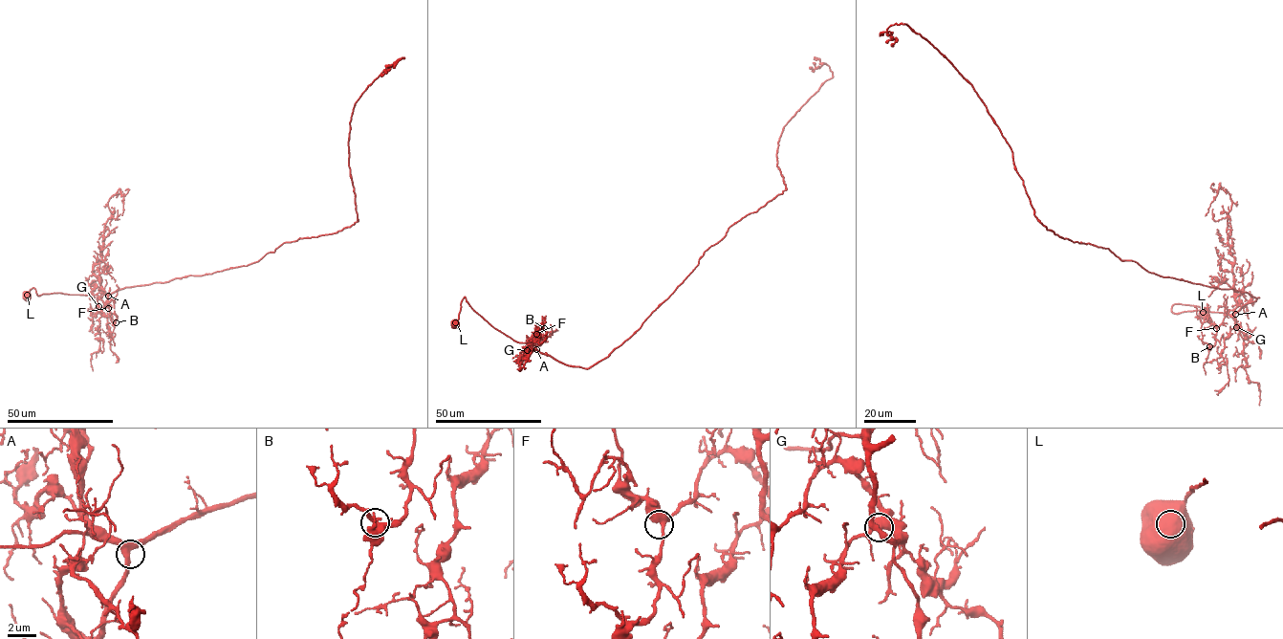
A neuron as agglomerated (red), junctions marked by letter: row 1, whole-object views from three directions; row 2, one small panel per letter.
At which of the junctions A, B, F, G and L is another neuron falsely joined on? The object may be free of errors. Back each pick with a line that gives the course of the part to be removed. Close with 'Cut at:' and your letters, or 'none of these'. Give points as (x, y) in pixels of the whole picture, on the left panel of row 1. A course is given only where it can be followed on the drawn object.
Cut at: none of these

